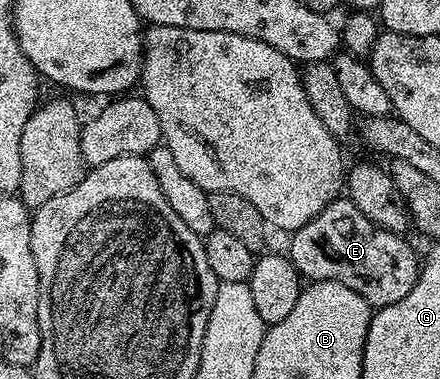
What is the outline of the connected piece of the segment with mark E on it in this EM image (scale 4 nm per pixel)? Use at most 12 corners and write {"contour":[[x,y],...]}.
{"contour":[[346,197],[290,239],[304,280],[375,309],[415,289],[421,259]]}

